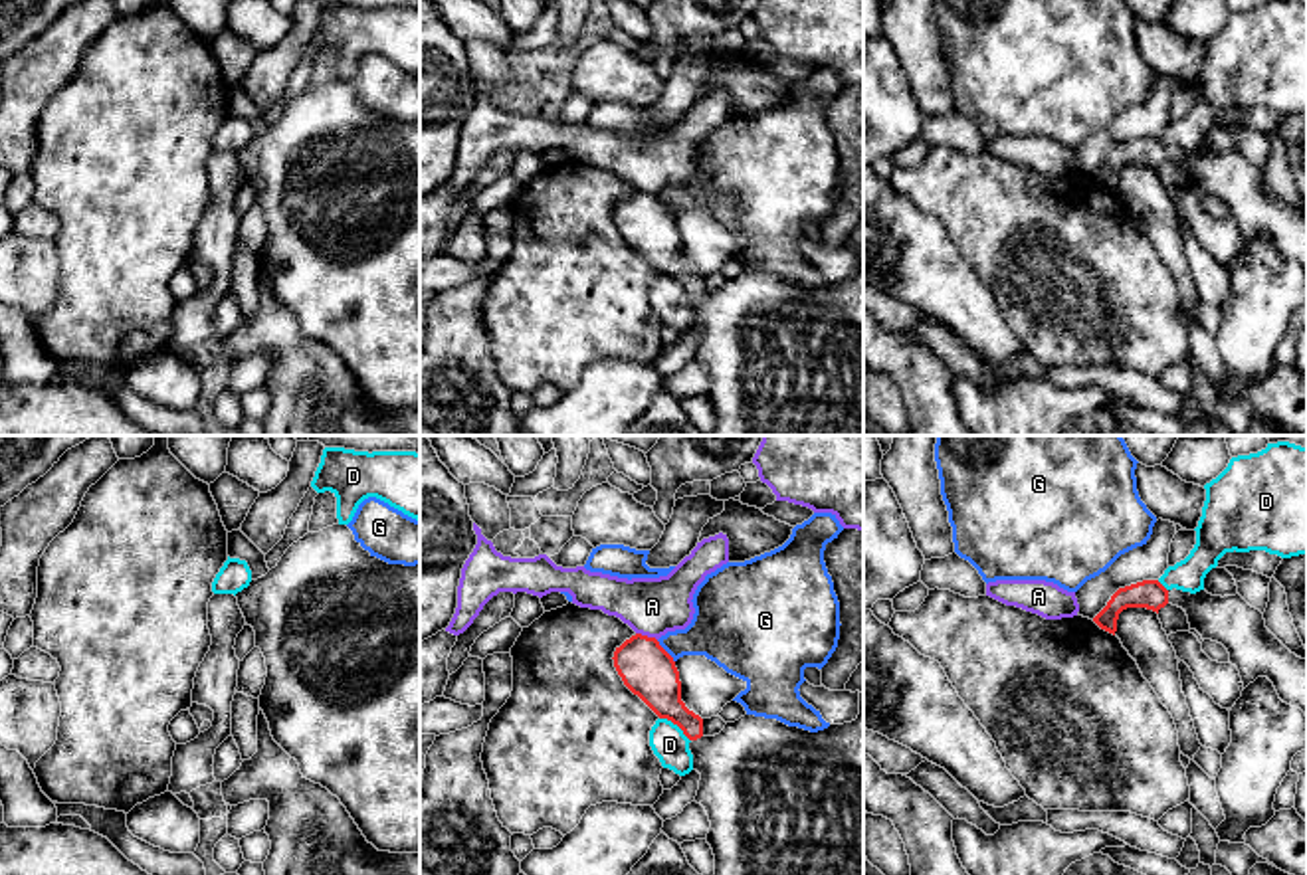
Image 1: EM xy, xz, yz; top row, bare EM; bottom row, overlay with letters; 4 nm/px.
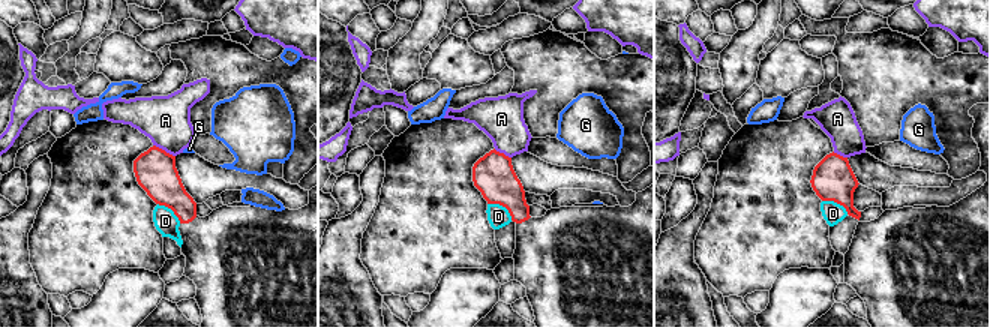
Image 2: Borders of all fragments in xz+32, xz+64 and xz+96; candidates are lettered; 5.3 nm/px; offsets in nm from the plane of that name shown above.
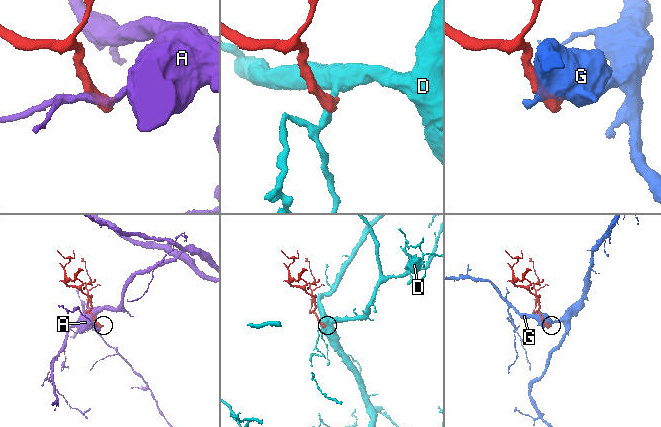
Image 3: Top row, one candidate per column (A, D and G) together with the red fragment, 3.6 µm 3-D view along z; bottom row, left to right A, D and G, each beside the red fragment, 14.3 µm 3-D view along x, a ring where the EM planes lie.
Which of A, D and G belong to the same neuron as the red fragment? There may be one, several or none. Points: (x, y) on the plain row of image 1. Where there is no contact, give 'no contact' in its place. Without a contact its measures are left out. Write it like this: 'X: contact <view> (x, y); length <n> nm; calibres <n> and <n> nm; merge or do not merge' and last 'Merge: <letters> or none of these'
A: contact xz (646, 193); length 90 nm; calibres 220 and 240 nm; do not merge
D: contact xz (676, 280); length 160 nm; calibres 220 and 150 nm; do not merge
G: contact xz (666, 208); length 120 nm; calibres 220 and 260 nm; do not merge
Merge: none of these

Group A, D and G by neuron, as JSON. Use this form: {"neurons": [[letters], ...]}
{"neurons": [["A"], ["D"], ["G"]]}

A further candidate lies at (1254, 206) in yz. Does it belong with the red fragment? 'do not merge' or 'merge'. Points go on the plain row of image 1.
merge

